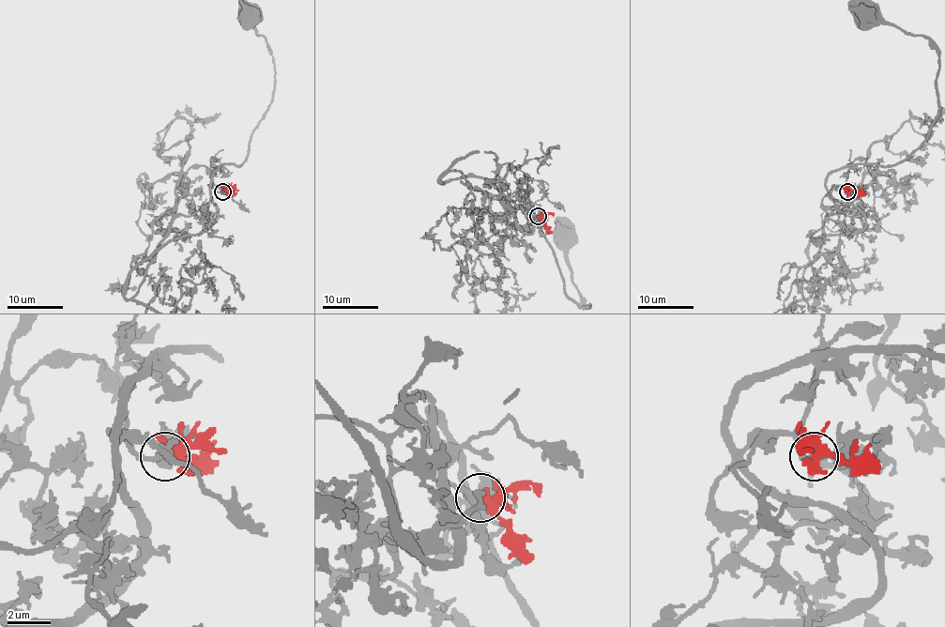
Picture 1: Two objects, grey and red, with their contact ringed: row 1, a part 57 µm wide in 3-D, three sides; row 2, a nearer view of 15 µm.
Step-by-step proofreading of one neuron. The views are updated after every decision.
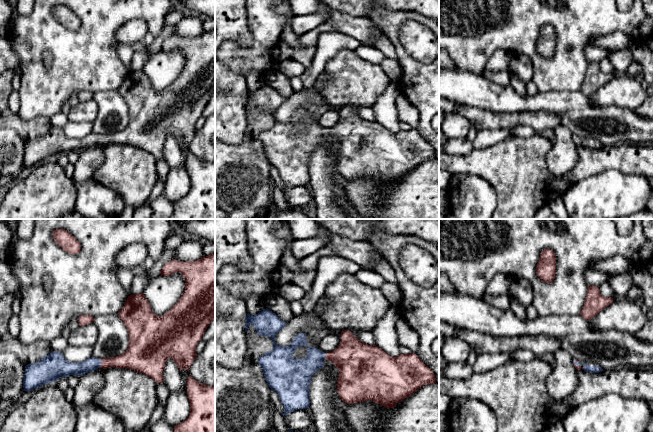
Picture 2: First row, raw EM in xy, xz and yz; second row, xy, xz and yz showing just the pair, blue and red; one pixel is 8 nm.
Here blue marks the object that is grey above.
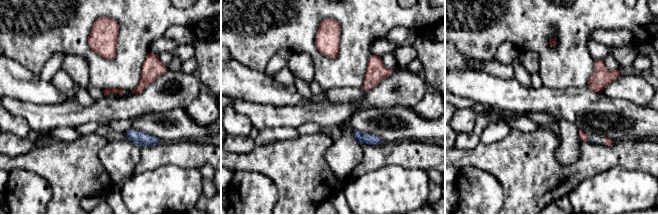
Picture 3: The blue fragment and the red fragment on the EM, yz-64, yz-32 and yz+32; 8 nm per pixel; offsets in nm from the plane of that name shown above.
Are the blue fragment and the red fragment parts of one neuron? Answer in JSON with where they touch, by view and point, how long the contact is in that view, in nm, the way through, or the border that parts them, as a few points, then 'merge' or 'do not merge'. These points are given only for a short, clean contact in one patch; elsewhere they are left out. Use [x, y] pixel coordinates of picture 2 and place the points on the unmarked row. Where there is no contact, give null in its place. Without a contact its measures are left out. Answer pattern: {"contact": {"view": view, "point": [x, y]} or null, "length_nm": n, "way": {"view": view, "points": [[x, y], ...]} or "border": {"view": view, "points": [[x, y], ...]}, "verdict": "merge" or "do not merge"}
{"contact": {"view": "xy", "point": [101, 139]}, "length_nm": 60, "way": {"view": "xy", "points": [[91, 140], [101, 139], [131, 135]]}, "verdict": "merge"}

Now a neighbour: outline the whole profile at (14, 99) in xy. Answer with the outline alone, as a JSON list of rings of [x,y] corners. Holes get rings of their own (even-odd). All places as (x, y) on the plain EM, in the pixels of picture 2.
[[[12,91],[8,99],[9,109],[14,113],[18,114],[20,109],[20,96],[16,91]]]

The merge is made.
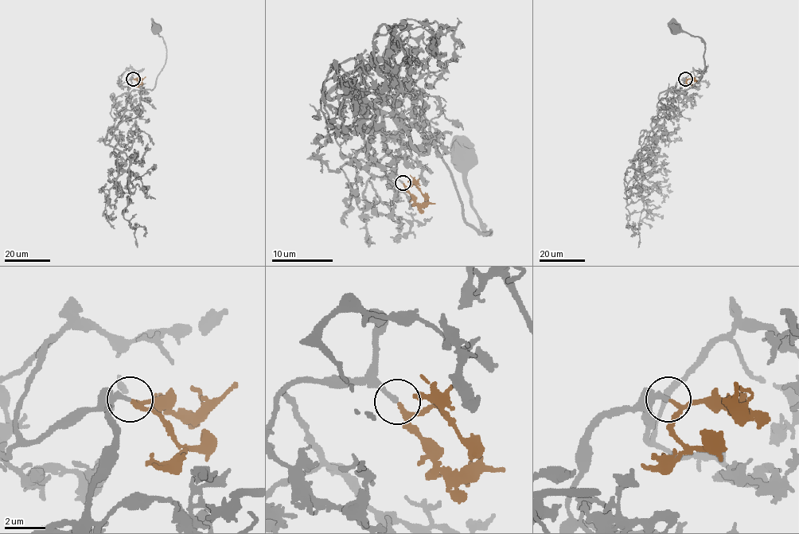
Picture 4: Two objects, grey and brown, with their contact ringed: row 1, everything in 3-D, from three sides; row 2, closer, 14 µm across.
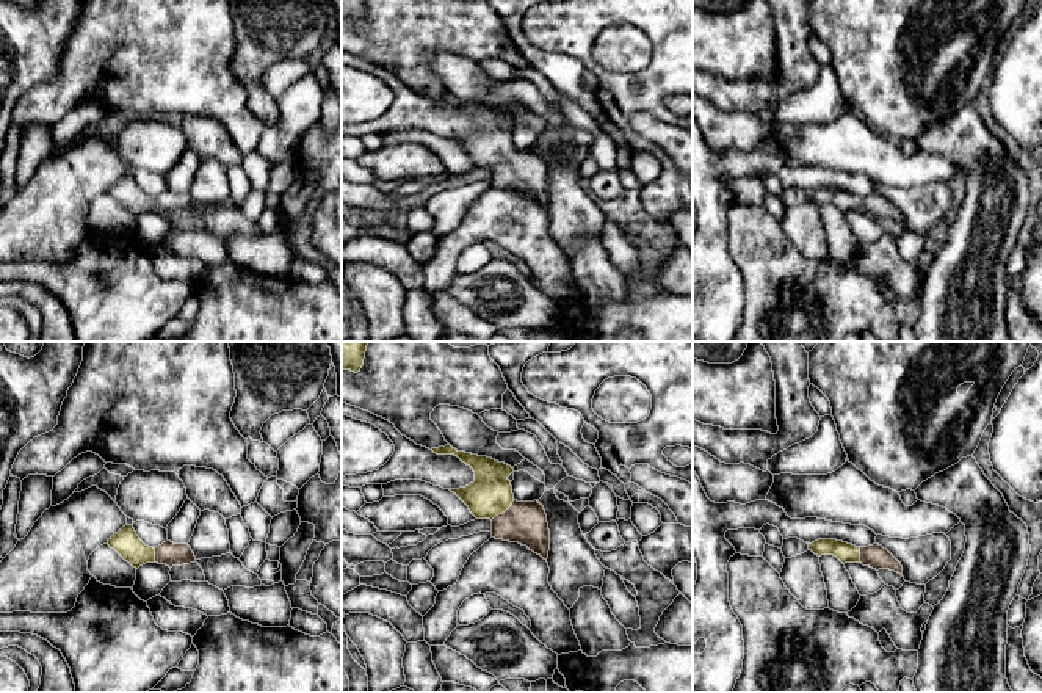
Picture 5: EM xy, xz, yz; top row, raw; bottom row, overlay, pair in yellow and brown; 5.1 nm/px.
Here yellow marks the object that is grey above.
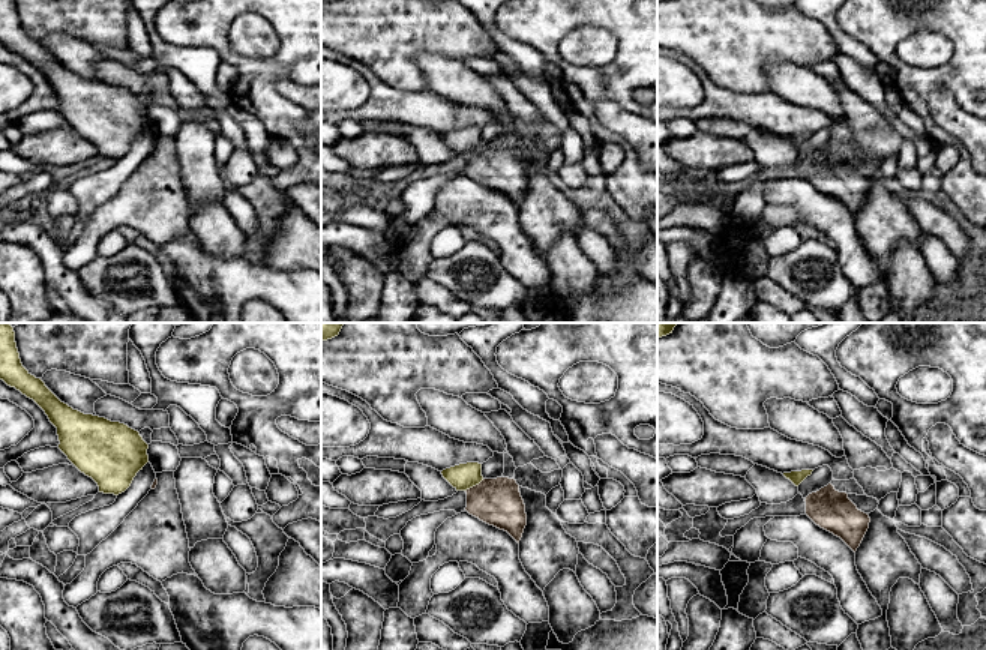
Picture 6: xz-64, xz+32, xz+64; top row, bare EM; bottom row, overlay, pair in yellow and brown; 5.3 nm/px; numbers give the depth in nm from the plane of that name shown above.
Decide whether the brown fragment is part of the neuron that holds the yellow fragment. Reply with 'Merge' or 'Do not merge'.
Merge

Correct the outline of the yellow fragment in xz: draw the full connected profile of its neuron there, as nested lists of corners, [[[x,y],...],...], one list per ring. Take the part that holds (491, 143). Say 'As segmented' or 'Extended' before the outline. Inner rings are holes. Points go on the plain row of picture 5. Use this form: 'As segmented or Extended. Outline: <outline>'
Extended. Outline: [[[450,93],[431,97],[437,103],[454,103],[475,121],[475,130],[465,136],[450,138],[476,168],[492,169],[492,187],[526,194],[544,209],[548,207],[550,179],[544,155],[517,151],[508,125],[514,118],[487,105],[458,100]]]

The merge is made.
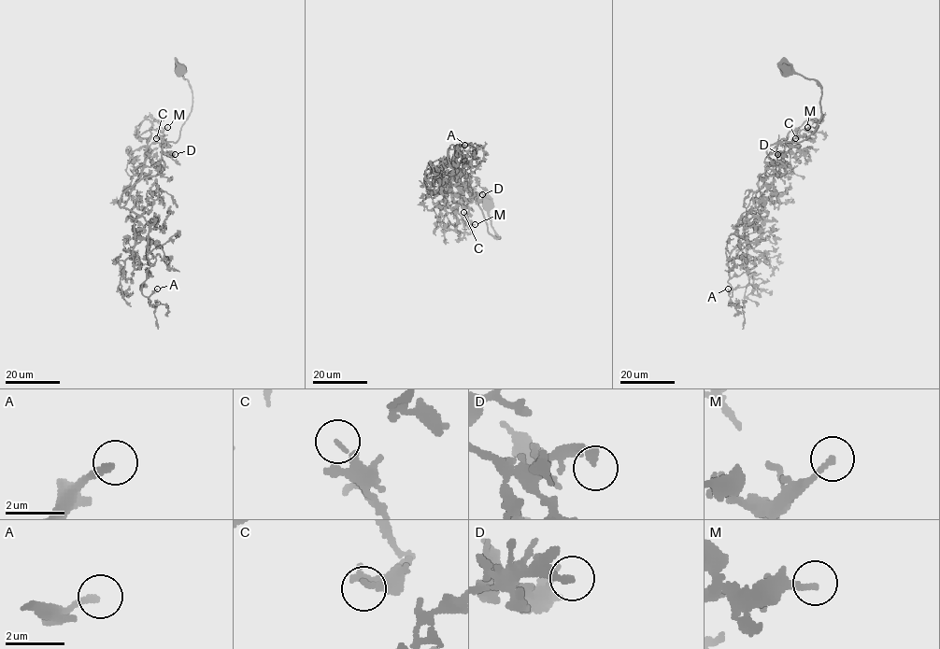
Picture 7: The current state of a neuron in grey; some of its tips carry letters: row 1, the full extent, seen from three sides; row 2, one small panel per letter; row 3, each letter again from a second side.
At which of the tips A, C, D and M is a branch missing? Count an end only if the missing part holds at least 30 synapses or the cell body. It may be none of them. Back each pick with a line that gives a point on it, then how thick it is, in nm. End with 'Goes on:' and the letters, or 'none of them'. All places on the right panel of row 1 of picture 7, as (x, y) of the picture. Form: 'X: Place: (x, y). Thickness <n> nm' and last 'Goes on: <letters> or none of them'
A: Place: (728, 289). Thickness 200 nm
Goes on: A

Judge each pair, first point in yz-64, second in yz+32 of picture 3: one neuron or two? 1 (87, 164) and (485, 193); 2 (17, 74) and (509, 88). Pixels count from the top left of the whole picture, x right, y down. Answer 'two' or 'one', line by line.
1: two
2: one

